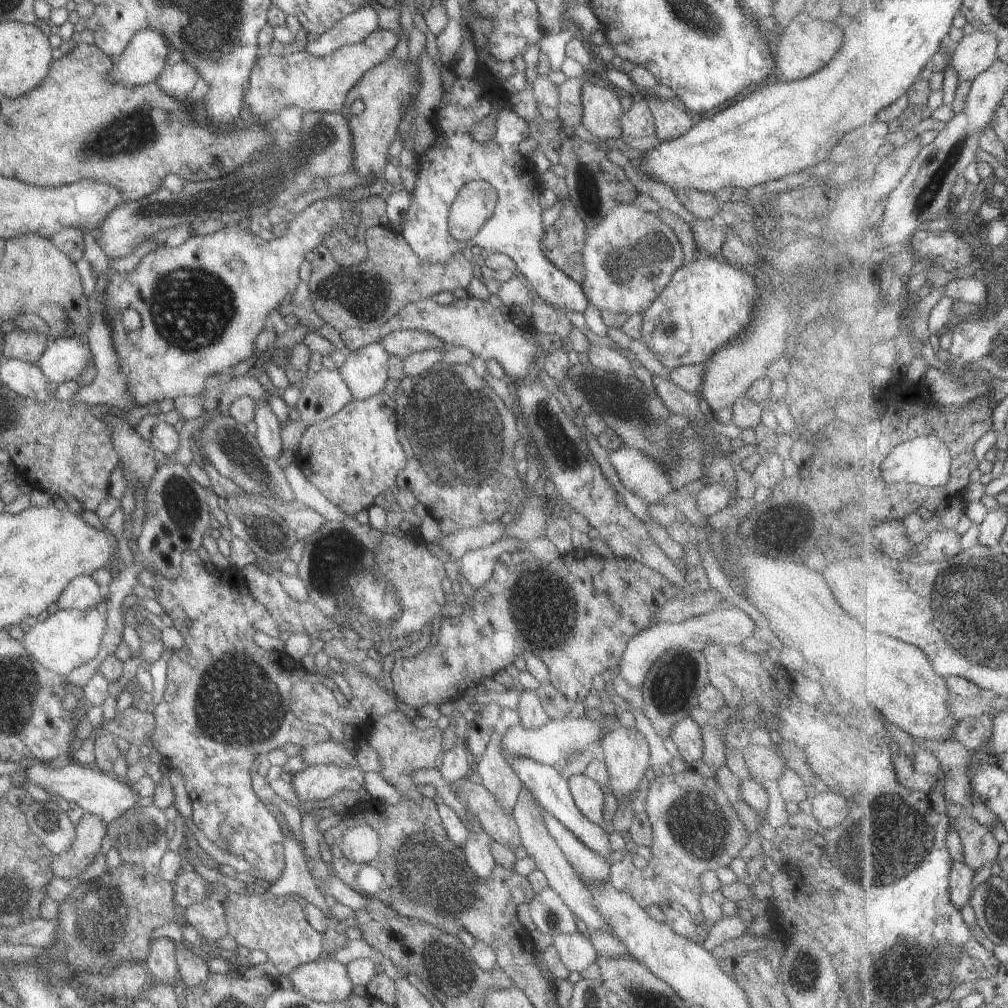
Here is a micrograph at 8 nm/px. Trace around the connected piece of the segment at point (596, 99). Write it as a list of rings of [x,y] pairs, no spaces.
[[[584,81],[580,92],[582,104],[581,126],[590,132],[595,140],[620,138],[619,117],[624,113],[625,103],[617,99],[604,83],[590,84]]]

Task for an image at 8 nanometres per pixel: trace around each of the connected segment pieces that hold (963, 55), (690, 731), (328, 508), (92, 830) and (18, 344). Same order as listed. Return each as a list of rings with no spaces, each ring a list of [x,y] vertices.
[[[976,29],[970,35],[964,35],[954,45],[953,66],[961,81],[972,83],[975,77],[985,72],[998,58],[1000,40],[995,33]]]
[[[689,716],[673,725],[668,737],[674,742],[679,752],[679,757],[689,764],[702,757],[703,743],[697,723]]]
[[[294,462],[282,469],[283,475],[291,487],[295,500],[302,502],[328,521],[343,520],[346,514],[333,506],[310,482],[307,482],[302,472]]]
[[[83,814],[74,826],[74,837],[65,852],[53,855],[50,869],[53,877],[75,879],[87,868],[95,858],[100,857],[99,852],[104,845],[106,828],[99,817]]]
[[[16,328],[2,335],[2,358],[34,363],[47,351],[47,346],[44,335],[35,331],[21,332]]]

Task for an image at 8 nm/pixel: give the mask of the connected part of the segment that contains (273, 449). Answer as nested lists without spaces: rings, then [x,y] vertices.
[[[260,398],[255,402],[253,424],[256,428],[253,436],[260,452],[267,458],[276,460],[276,456],[281,452],[281,428],[265,399]]]

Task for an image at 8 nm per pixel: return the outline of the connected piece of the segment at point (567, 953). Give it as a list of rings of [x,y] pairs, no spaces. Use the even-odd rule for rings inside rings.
[[[577,930],[572,933],[555,933],[552,937],[552,945],[568,972],[574,970],[582,974],[596,959],[595,949],[589,939]]]

